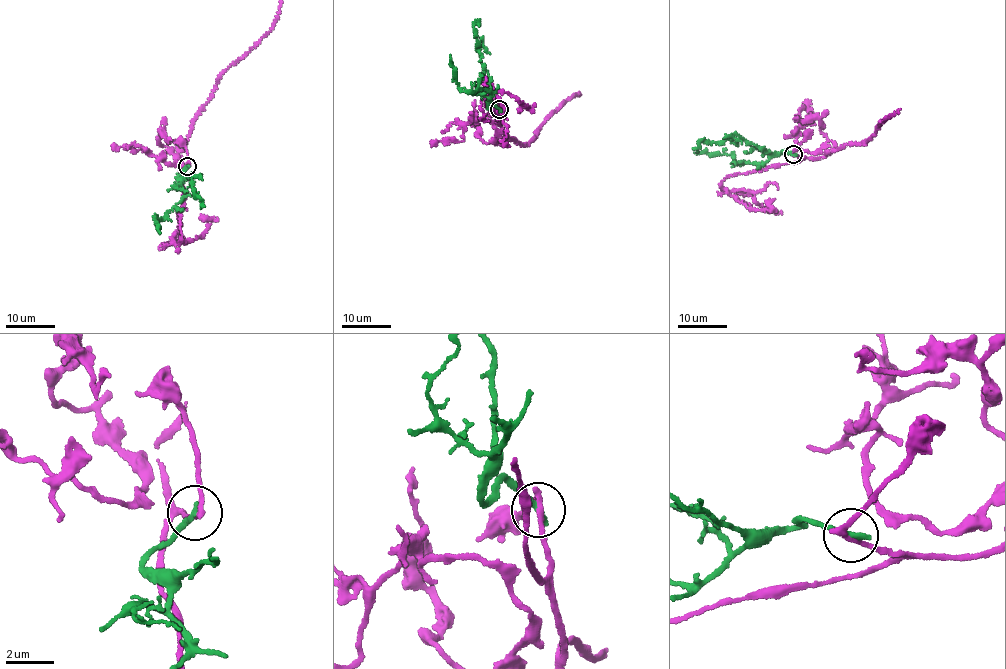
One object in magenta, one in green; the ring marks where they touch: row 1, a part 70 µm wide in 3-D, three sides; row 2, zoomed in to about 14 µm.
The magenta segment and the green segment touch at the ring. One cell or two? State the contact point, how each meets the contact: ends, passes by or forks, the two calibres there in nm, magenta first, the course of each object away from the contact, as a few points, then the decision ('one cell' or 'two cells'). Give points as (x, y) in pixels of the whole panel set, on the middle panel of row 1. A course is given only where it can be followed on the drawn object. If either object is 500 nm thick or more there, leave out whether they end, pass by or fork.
at (499, 109); magenta passes by; green ends there; 220 nm thick on the magenta side, 280 nm on the other; green runs (499, 109), (493, 103), (488, 107), (490, 82), (476, 49), (474, 22), (478, 26); two cells

